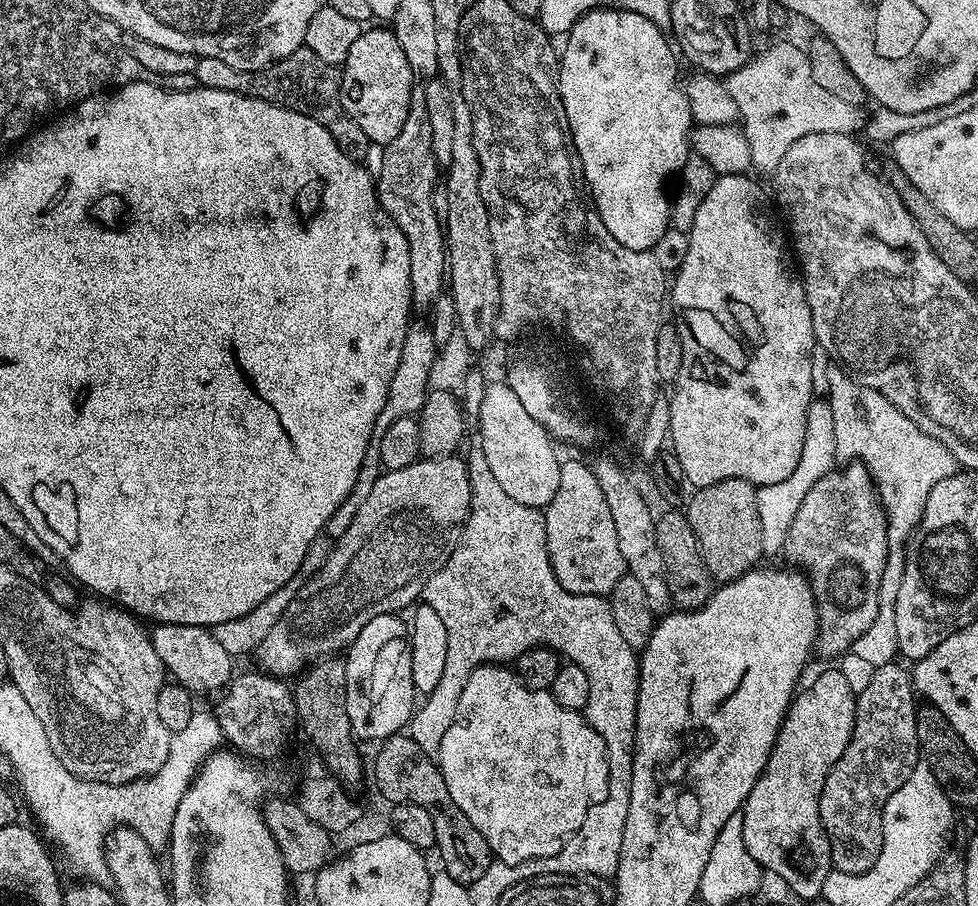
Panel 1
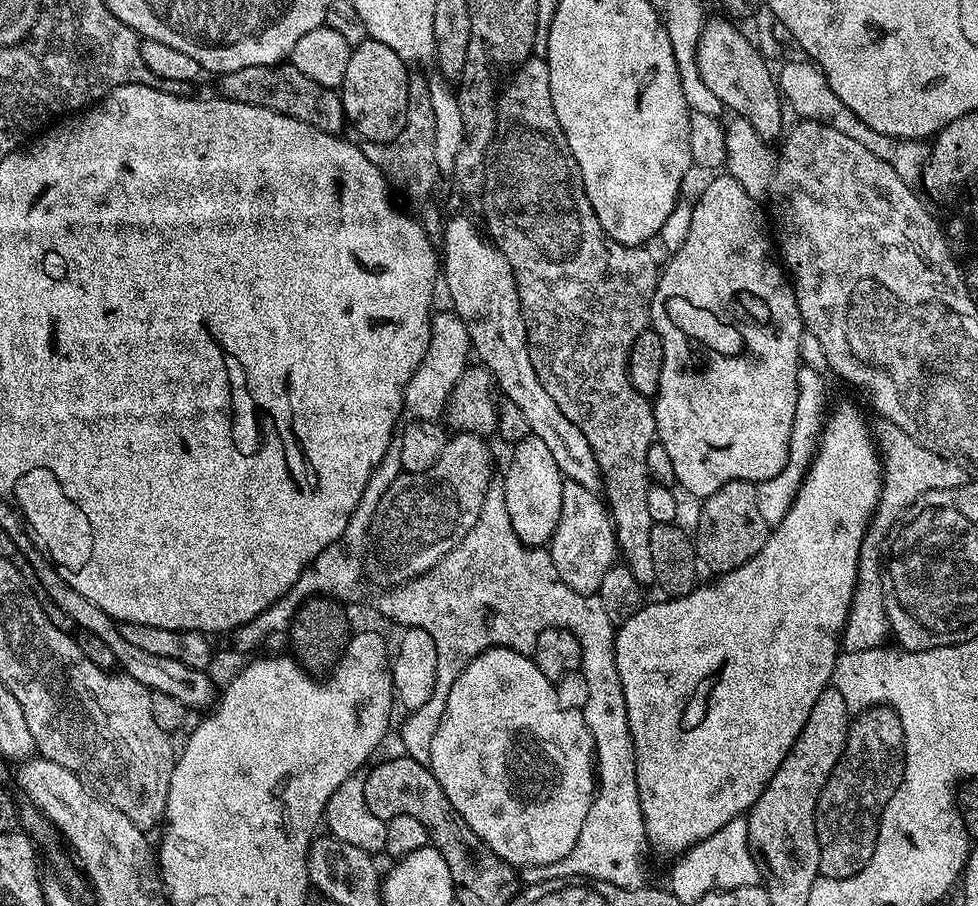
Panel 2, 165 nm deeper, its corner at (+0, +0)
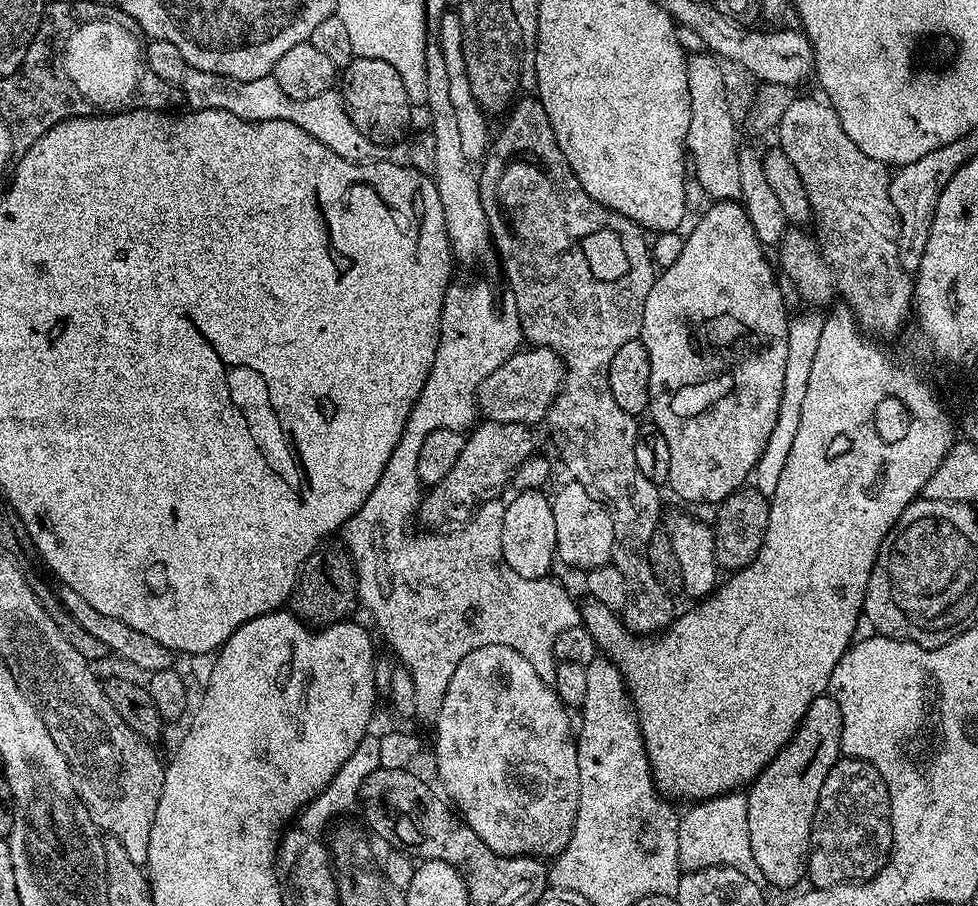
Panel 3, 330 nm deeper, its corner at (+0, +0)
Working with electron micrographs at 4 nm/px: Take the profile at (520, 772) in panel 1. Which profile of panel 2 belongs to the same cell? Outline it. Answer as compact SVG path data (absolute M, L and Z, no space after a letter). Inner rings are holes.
M488 648L478 658L474 658L458 674L454 686L450 686L450 694L446 698L446 706L442 714L442 722L438 726L438 734L434 734L434 742L430 742L430 758L426 762L431 768L434 778L438 778L438 786L446 794L453 810L460 815L478 834L478 838L498 858L505 860L507 864L523 870L529 866L542 866L553 864L570 850L574 850L574 842L578 842L578 834L582 834L582 826L586 822L586 814L590 814L590 806L596 797L596 750L594 738L584 721L584 713L578 708L563 708L558 702L556 685L538 666L533 662L531 655L516 652L512 648Z

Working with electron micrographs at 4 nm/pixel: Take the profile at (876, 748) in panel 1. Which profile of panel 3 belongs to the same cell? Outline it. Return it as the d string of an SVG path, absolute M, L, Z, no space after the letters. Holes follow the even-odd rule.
M841 758L836 761L835 766L826 774L826 782L822 782L822 794L818 798L818 806L814 810L814 822L812 823L812 844L808 847L808 870L807 879L812 888L833 888L839 884L850 884L853 882L863 882L873 880L876 875L884 868L892 855L892 794L888 792L886 782L882 774L870 762L865 760L854 760L851 758Z

